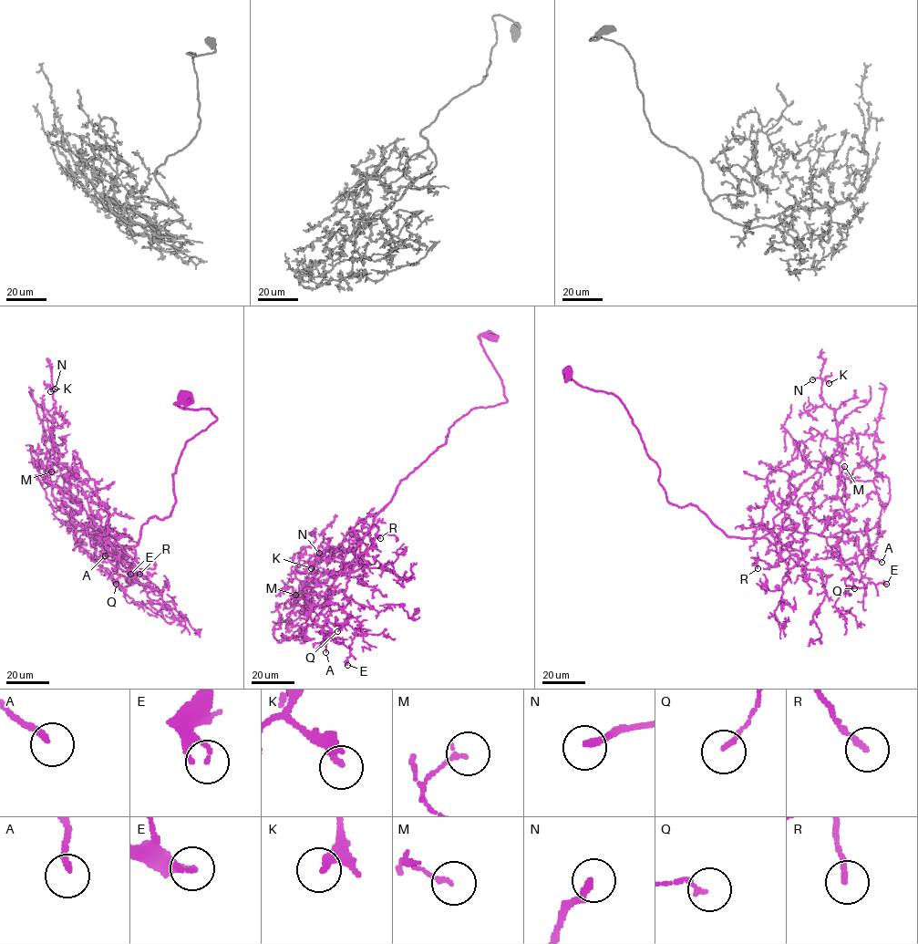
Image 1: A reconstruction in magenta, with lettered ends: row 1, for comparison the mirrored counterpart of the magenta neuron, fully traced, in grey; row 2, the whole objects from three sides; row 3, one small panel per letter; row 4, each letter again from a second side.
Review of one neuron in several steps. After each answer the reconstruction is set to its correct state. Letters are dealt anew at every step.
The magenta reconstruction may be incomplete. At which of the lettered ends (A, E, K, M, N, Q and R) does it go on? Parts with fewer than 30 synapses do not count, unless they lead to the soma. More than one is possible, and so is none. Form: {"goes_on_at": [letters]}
{"goes_on_at": ["A", "N"]}

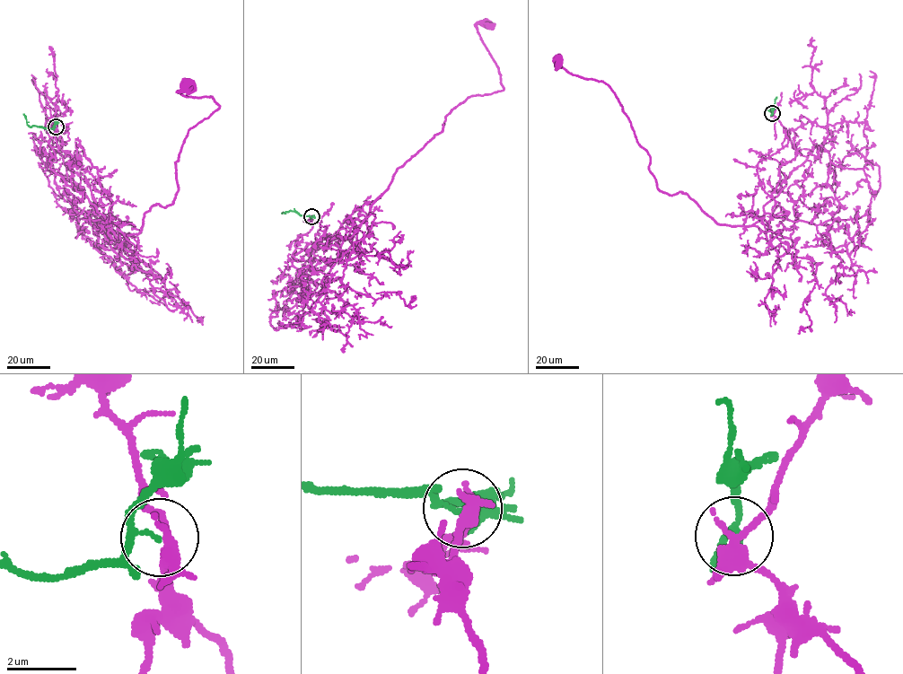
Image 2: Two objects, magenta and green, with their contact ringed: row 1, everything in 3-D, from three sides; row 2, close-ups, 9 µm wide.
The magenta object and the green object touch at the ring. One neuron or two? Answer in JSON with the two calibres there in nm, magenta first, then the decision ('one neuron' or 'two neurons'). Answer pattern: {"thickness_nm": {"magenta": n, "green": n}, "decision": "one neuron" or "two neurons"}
{"thickness_nm": {"magenta": 320, "green": 110}, "decision": "two neurons"}

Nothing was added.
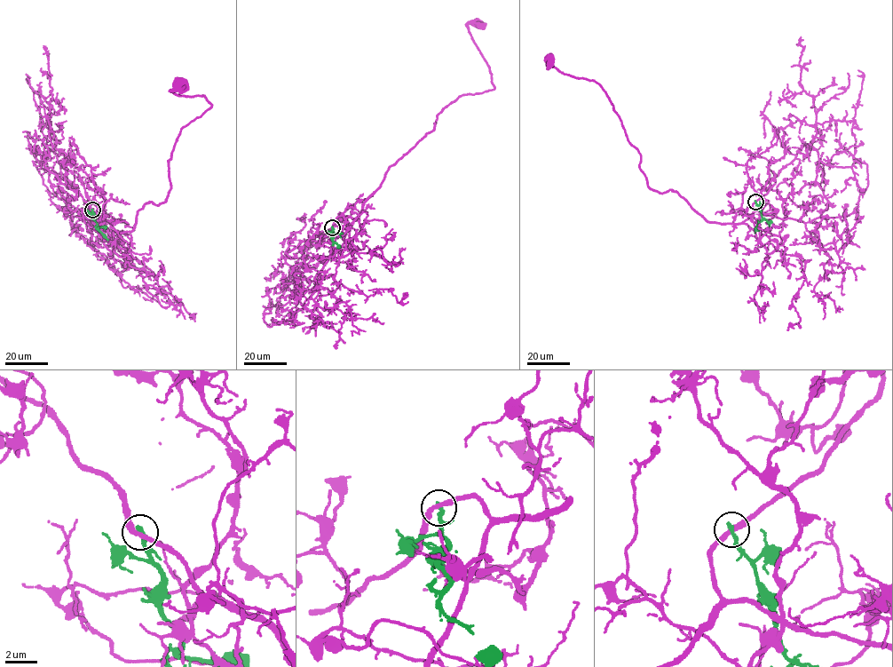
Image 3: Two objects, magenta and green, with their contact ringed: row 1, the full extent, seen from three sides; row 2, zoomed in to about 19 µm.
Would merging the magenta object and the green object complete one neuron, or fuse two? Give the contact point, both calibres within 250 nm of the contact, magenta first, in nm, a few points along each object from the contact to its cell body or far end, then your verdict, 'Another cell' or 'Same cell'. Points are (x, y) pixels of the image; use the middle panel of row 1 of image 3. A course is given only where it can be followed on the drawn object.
Place: (332, 227). Thickness 300 nm (magenta) against 320 nm. Course of magenta: (332, 227), (347, 228), (389, 168), (434, 129), (447, 106), (493, 89), (469, 29), (477, 24). Course of green: (332, 227), (332, 238), (335, 234), (343, 234). Another cell

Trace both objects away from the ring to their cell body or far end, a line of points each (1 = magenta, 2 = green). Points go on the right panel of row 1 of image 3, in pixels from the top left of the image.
1: (755, 202), (742, 222), (709, 223), (677, 193), (650, 187), (640, 154), (600, 85), (565, 75), (549, 59)
2: (755, 202), (763, 218), (757, 224), (754, 233)

